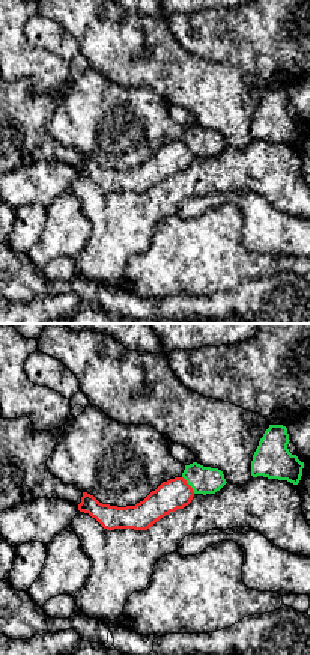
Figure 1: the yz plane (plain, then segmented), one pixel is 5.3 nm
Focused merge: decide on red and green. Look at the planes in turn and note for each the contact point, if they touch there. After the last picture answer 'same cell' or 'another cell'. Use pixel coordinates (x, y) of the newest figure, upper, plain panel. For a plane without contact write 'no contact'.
meets red at (188, 148)

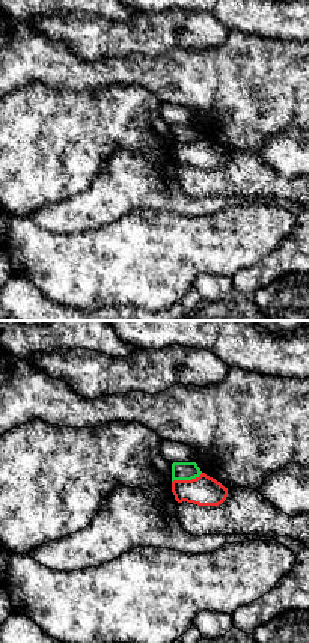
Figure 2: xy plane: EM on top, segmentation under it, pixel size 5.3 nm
meets red at (187, 143)

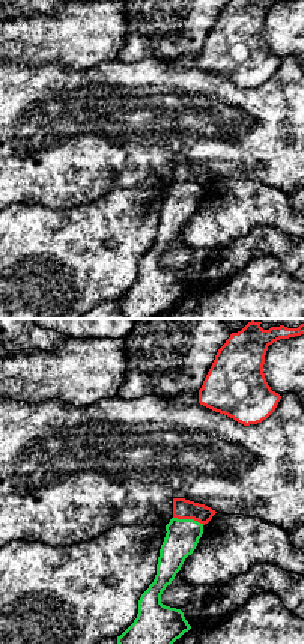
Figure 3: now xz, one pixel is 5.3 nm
meets red at (188, 181)

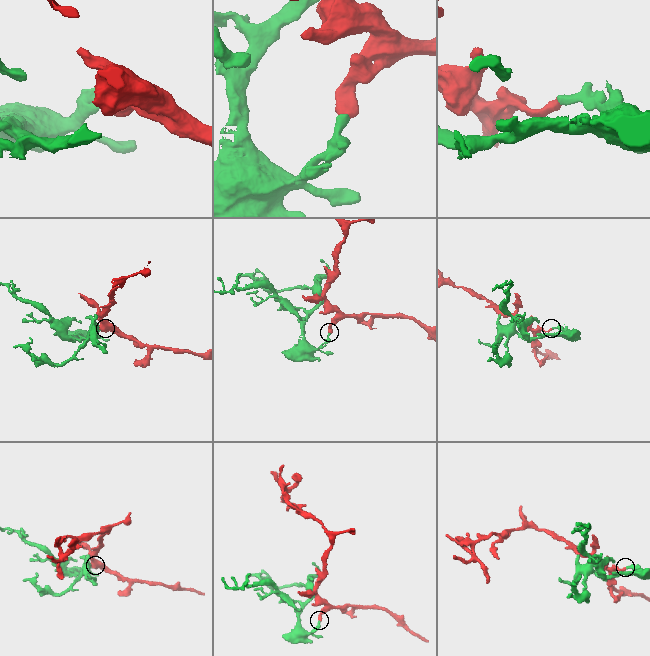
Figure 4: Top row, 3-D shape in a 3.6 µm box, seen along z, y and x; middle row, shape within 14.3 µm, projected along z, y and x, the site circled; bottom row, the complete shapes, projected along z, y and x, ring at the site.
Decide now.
another cell

